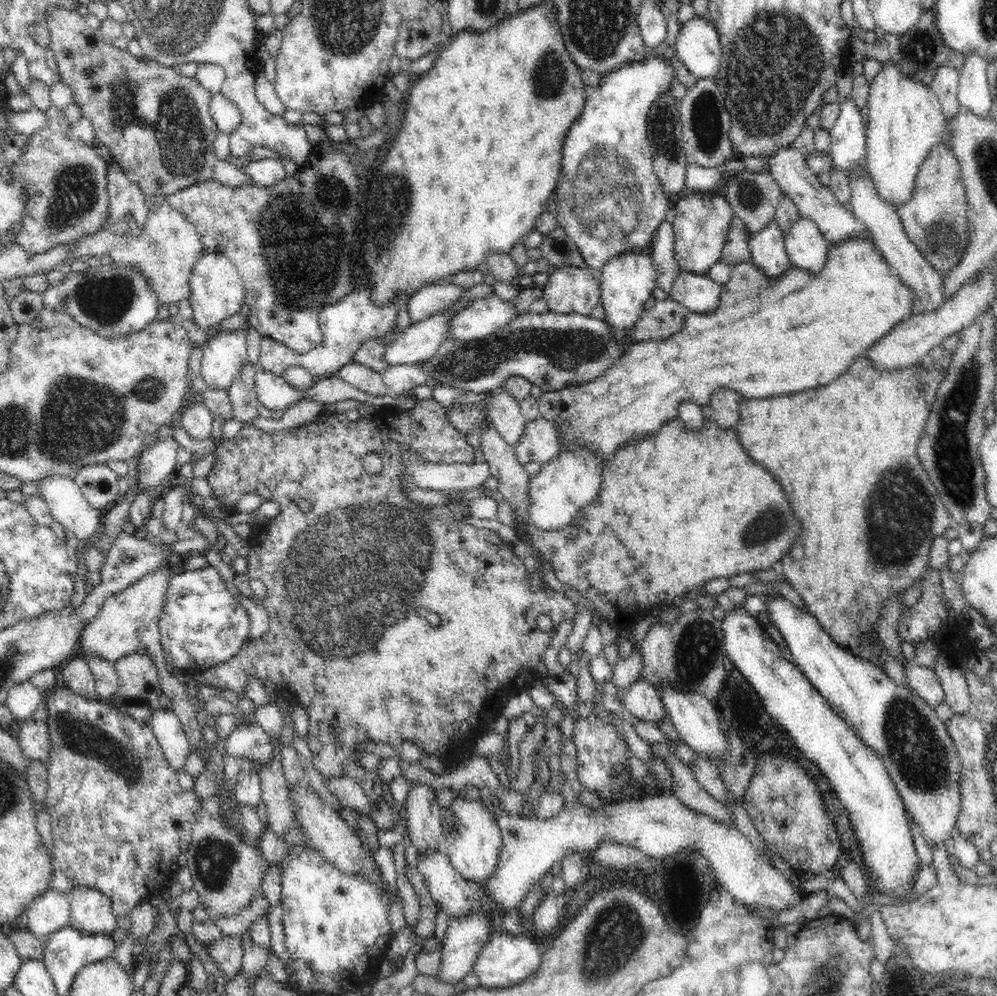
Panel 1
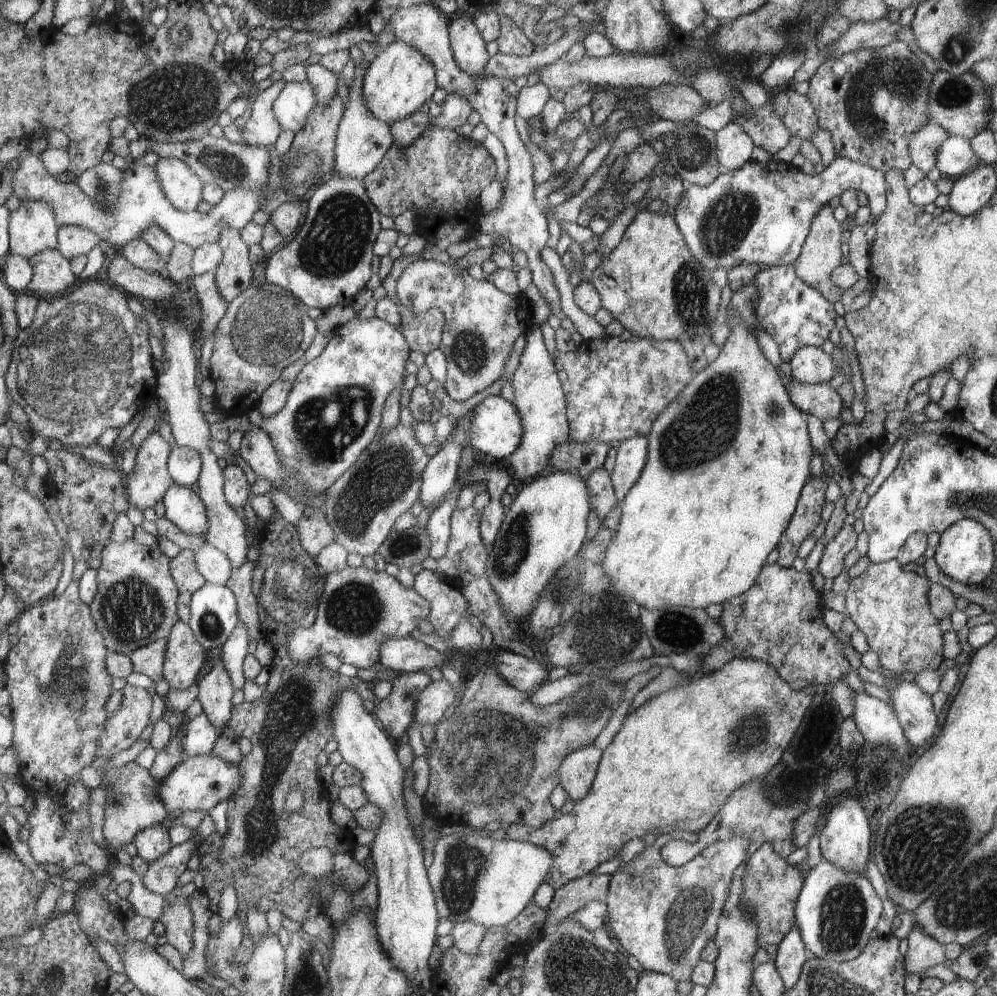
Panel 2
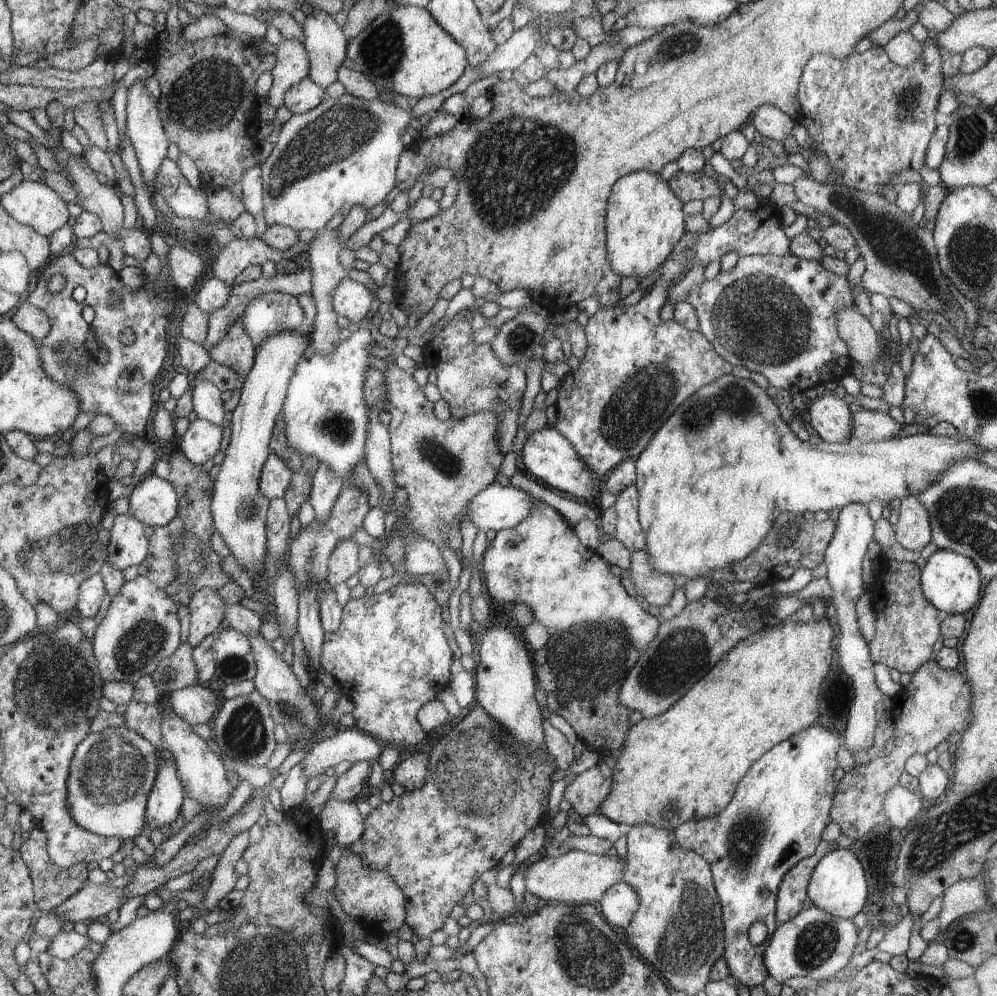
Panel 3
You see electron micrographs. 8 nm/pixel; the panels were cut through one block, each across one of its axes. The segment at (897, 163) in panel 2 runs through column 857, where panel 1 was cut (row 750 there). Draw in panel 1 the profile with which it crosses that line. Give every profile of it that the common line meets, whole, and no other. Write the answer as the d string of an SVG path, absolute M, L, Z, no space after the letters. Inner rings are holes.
M58 680L56 686L48 693L44 694L44 702L48 710L48 732L50 733L50 743L52 748L47 768L47 807L48 814L52 819L53 845L56 853L57 869L62 871L74 887L87 887L101 891L111 902L113 913L117 917L123 917L140 902L146 899L148 894L153 894L168 882L172 875L172 864L177 862L180 854L185 854L192 840L192 828L196 821L196 814L202 808L196 793L193 790L182 789L178 783L178 771L173 770L165 760L164 751L161 749L157 738L149 723L140 724L131 716L122 714L116 707L108 701L98 698L88 699L76 696L70 689Z

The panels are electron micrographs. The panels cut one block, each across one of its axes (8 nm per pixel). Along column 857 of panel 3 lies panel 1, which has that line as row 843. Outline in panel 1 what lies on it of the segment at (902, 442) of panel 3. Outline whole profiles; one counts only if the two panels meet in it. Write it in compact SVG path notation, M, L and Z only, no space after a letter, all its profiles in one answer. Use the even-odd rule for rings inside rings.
M458 795L443 811L442 843L446 854L451 858L452 867L465 880L486 883L496 872L503 846L501 829L481 800L470 800Z

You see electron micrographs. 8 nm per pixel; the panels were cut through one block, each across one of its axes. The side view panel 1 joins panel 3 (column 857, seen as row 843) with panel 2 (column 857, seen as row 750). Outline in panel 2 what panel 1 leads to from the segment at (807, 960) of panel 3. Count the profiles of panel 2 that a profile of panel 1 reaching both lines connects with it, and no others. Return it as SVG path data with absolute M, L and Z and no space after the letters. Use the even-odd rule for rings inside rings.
M822 860L814 868L809 868L808 871L809 876L805 880L805 887L800 892L796 906L796 926L800 931L805 947L814 956L827 961L846 963L856 959L869 944L870 932L874 930L874 926L880 920L882 900L876 896L876 891L866 876L849 873L831 862Z

